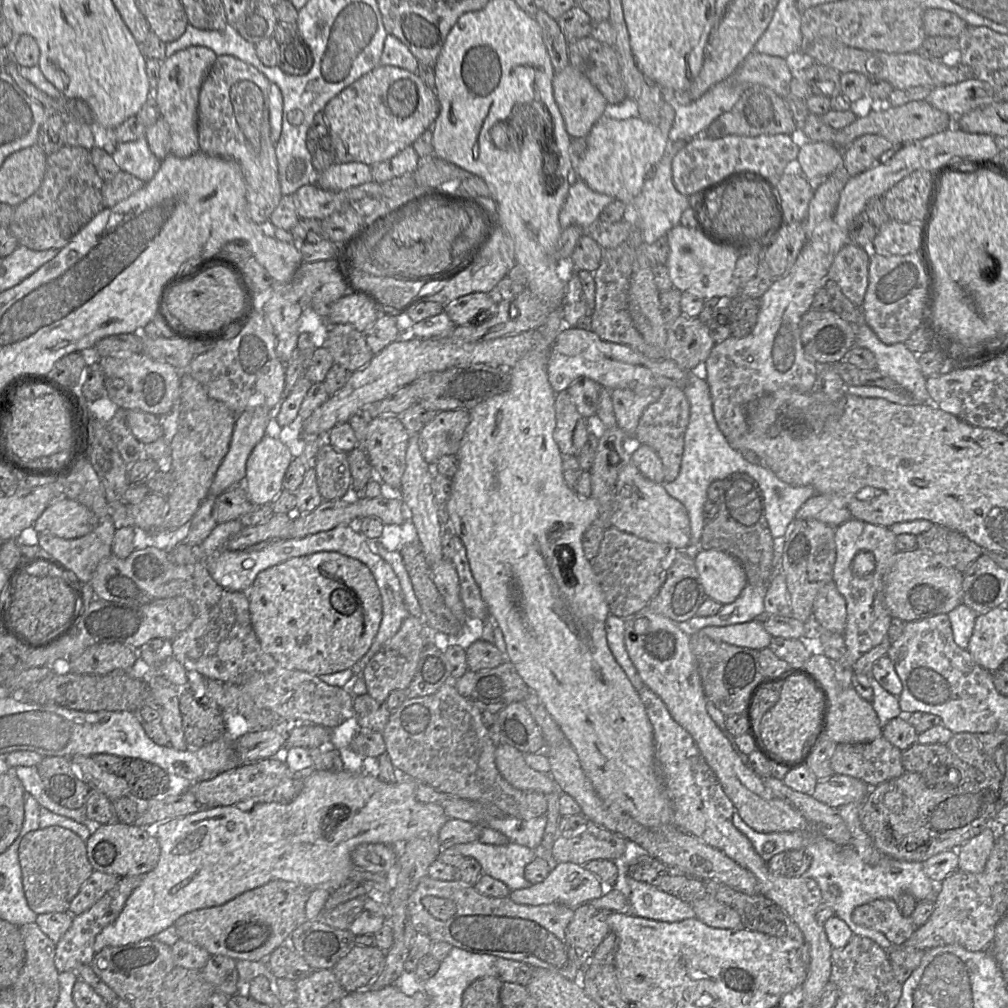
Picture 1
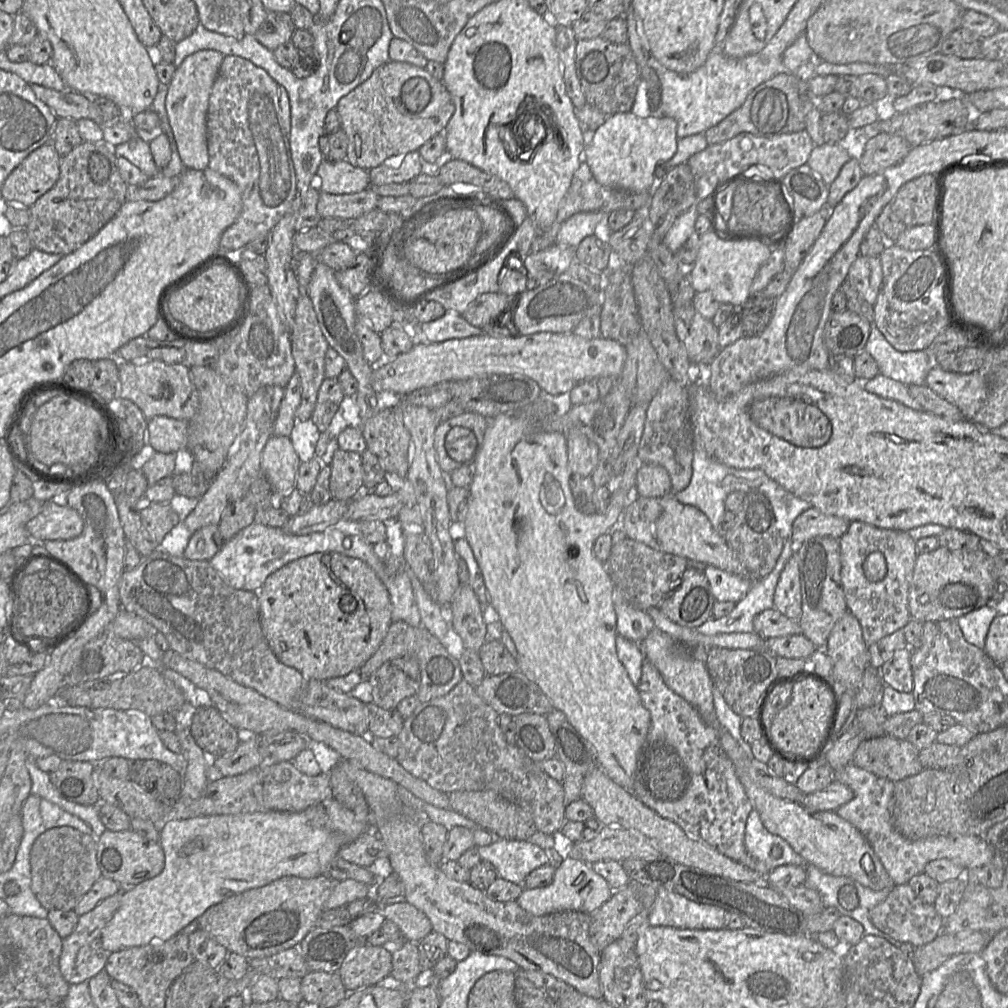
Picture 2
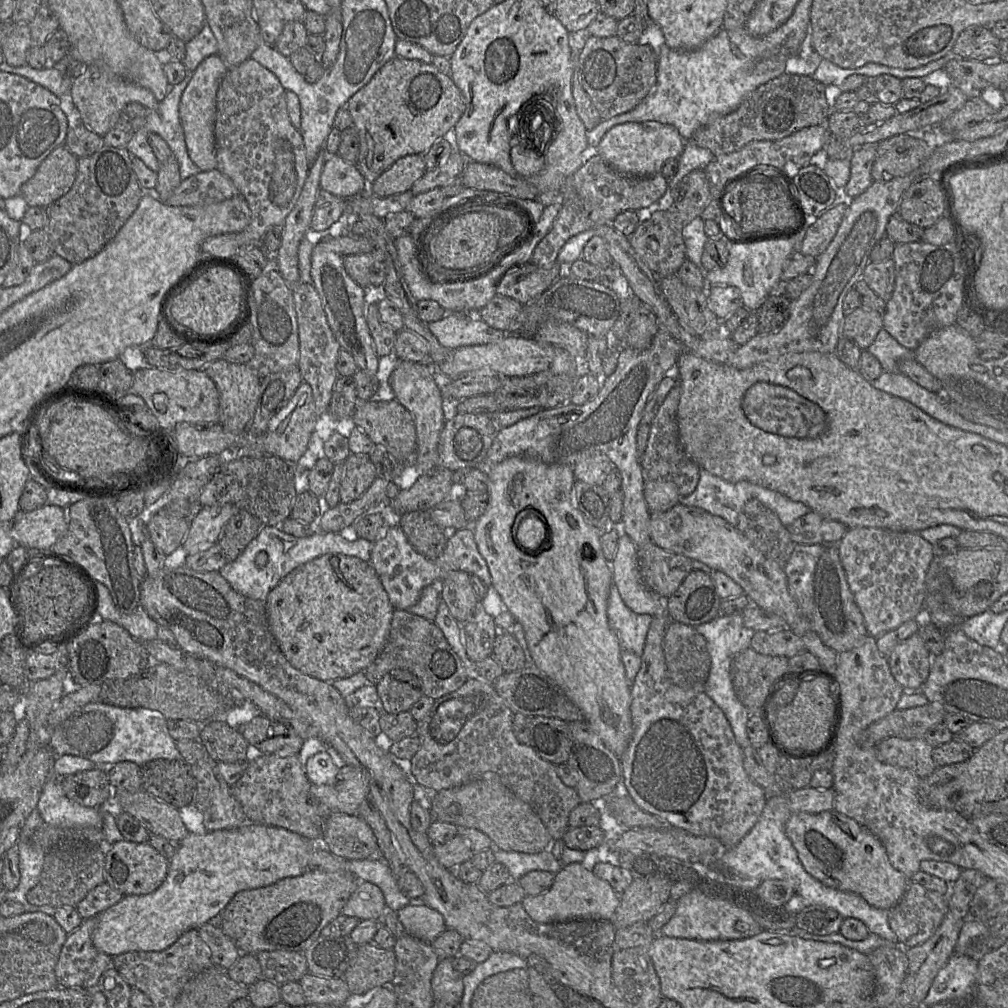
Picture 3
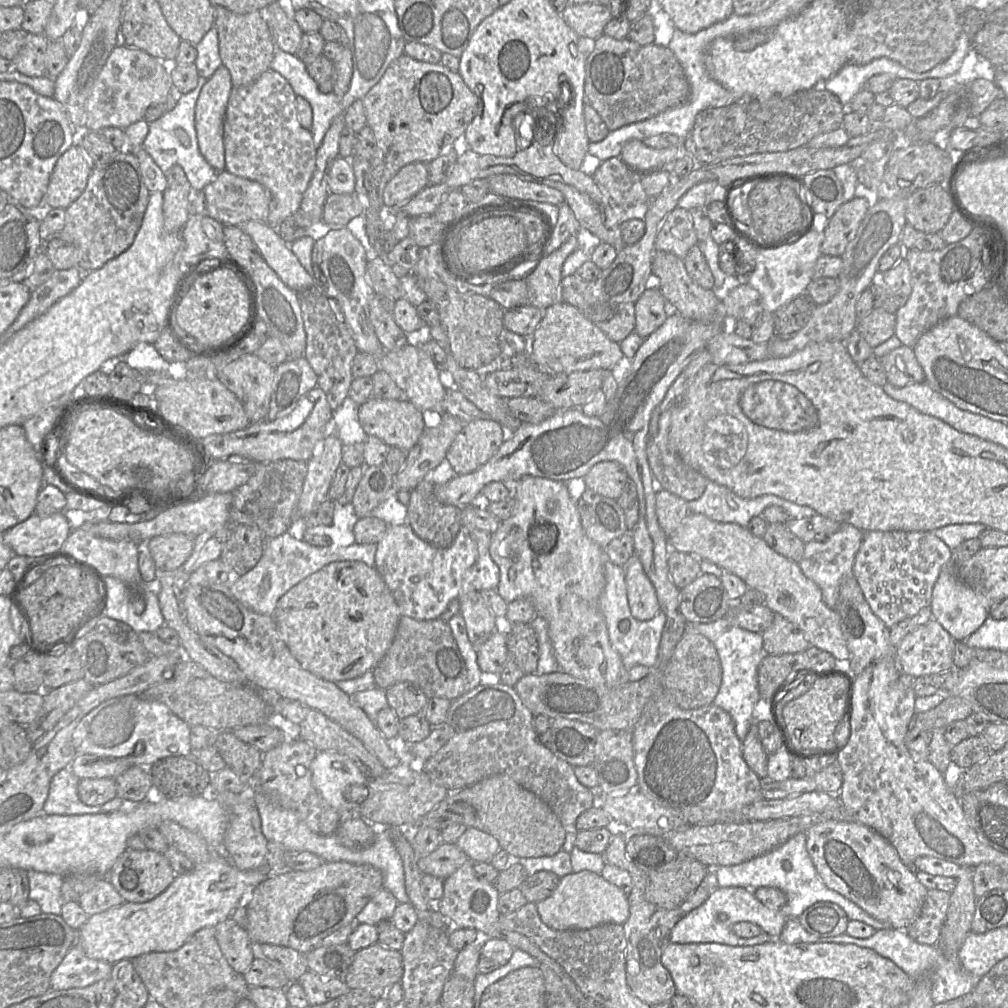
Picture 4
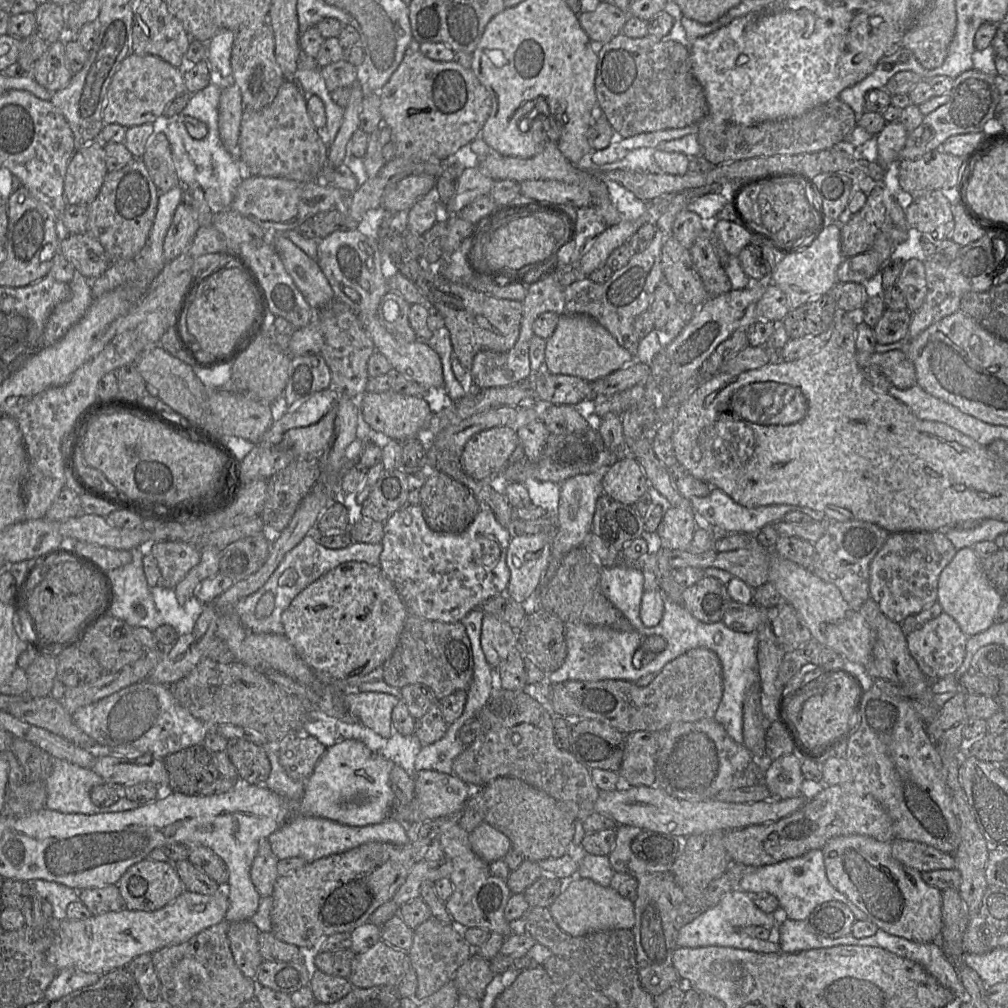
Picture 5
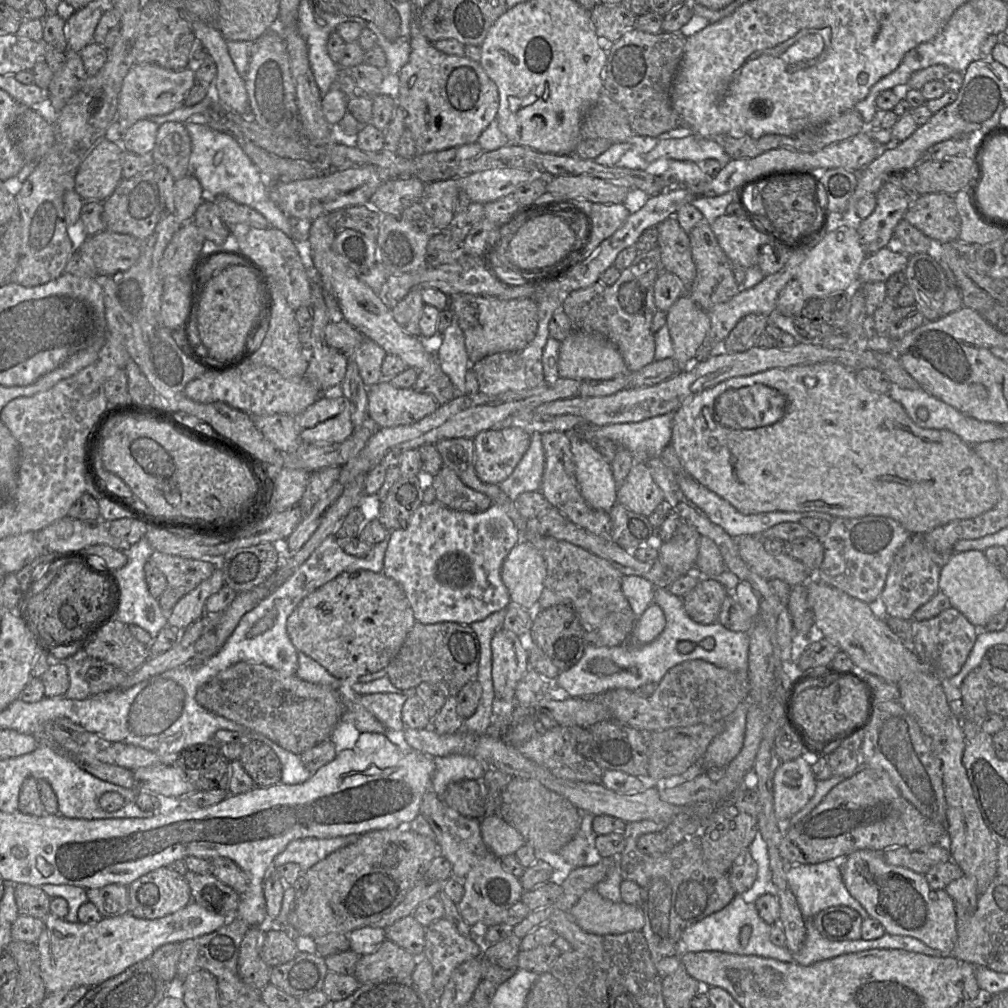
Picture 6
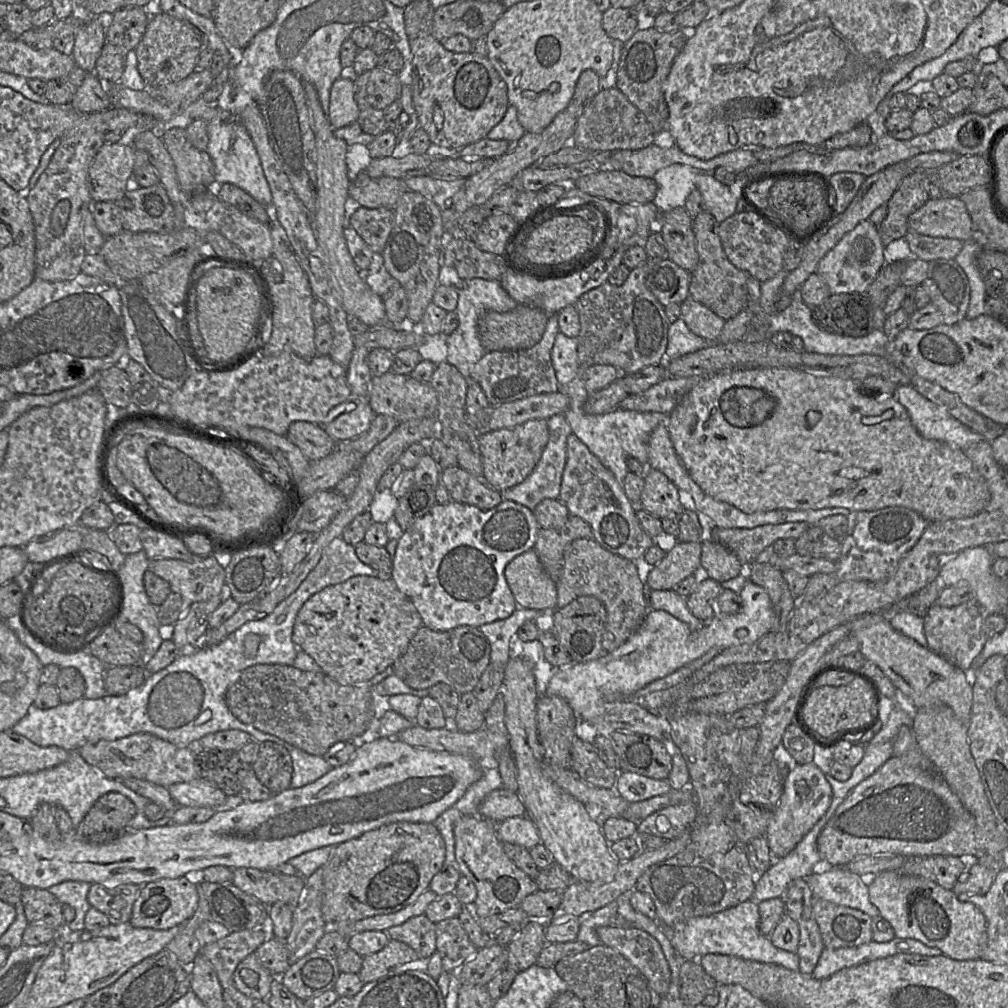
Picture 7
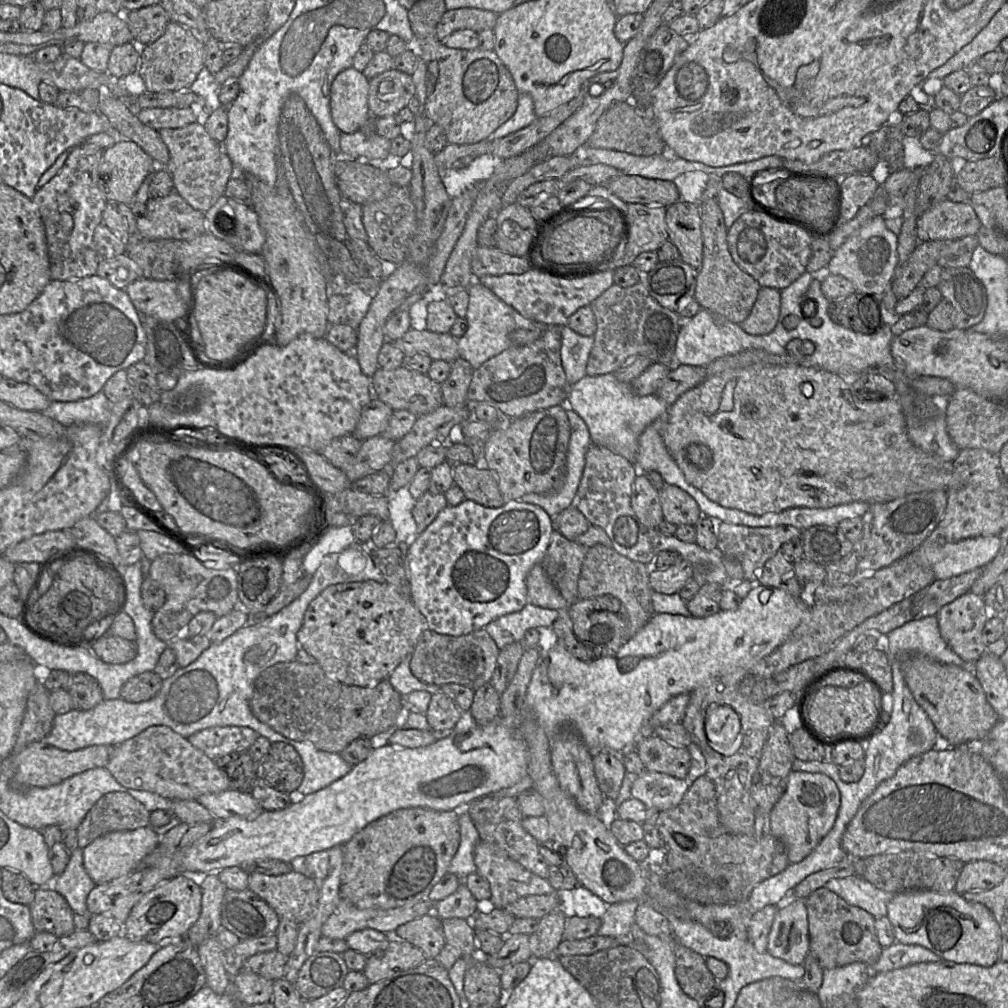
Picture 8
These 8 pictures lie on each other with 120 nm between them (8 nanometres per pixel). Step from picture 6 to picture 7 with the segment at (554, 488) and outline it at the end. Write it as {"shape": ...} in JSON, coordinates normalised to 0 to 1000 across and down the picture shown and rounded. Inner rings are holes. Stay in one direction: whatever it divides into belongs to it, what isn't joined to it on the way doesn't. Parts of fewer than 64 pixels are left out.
{"shape":[[[569,431],[564,432],[563,435],[562,460],[558,470],[554,496],[563,503],[565,510],[571,511],[583,519],[588,536],[608,550],[636,558],[640,547],[649,541],[649,535],[637,525],[630,508],[631,501],[623,496],[617,480]]]}

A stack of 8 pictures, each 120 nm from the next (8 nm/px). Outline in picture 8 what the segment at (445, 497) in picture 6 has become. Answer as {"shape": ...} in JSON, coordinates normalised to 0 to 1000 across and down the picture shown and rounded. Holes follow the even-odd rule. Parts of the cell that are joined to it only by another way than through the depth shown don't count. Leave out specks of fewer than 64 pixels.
{"shape":[[[478,460],[449,461],[449,475],[462,496],[485,504],[494,504],[501,499],[492,471]]]}

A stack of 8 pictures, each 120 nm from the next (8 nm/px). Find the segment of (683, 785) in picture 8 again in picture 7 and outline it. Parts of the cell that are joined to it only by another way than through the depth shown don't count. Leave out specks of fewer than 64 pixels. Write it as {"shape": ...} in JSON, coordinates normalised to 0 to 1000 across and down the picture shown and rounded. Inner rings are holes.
{"shape":[[[614,766],[611,786],[624,797],[642,794],[666,784],[661,773],[653,774],[629,766]]]}

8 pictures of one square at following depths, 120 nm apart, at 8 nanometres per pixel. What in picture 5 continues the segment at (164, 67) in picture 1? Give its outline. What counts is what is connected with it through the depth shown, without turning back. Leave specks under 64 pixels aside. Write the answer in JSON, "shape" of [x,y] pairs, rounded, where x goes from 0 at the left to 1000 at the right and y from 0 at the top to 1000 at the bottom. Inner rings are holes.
{"shape":[[[230,79],[219,88],[216,106],[216,129],[223,148],[237,158],[236,138],[243,107],[238,88]]]}

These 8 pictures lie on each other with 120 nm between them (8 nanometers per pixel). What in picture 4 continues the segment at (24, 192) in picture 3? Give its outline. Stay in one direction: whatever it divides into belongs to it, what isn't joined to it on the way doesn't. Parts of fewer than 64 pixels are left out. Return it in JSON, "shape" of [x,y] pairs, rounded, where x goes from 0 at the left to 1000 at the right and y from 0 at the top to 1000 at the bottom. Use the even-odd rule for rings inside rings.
{"shape":[[[77,142],[71,144],[56,161],[42,206],[69,204],[84,188],[92,165],[83,148]]]}

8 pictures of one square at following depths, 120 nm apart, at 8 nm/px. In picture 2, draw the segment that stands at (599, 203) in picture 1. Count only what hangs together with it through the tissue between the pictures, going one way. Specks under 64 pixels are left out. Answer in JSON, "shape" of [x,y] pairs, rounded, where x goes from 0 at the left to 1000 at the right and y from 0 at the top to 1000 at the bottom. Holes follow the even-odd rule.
{"shape":[[[574,210],[559,220],[552,235],[552,241],[572,246],[582,234],[589,233],[594,222],[596,227],[604,228],[602,210]]]}

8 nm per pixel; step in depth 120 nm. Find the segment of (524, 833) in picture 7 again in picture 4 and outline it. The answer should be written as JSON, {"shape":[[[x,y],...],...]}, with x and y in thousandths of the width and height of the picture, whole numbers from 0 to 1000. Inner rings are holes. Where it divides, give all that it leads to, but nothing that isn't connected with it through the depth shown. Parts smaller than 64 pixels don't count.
{"shape":[[[463,820],[453,832],[452,838],[469,855],[485,855],[496,842],[490,829],[471,820]]]}

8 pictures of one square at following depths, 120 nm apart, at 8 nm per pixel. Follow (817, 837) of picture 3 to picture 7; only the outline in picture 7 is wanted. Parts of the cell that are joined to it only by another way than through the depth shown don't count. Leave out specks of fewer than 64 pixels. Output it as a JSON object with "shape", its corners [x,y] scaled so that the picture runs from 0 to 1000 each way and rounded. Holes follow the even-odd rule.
{"shape":[[[892,864],[874,865],[862,873],[861,879],[864,896],[883,916],[888,930],[911,933],[946,952],[973,950],[980,934],[979,916],[966,897],[952,894],[944,883],[923,873],[896,868]]]}

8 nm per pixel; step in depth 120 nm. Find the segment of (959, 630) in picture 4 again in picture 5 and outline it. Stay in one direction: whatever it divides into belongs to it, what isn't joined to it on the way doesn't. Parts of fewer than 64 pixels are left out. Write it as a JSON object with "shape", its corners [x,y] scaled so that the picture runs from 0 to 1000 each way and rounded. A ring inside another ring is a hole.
{"shape":[[[965,545],[949,546],[944,556],[934,566],[930,580],[930,596],[936,607],[942,610],[959,631],[980,624],[985,618],[991,601],[997,594],[979,574]]]}

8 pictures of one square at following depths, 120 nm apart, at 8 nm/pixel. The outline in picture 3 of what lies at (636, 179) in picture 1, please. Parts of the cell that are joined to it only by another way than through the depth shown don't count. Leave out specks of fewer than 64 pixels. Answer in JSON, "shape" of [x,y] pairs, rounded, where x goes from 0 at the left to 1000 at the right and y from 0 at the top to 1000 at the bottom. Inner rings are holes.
{"shape":[[[650,120],[621,121],[607,126],[600,132],[592,145],[592,153],[617,174],[644,176],[655,172],[662,159],[672,158],[678,151],[679,145],[680,139],[667,124]]]}

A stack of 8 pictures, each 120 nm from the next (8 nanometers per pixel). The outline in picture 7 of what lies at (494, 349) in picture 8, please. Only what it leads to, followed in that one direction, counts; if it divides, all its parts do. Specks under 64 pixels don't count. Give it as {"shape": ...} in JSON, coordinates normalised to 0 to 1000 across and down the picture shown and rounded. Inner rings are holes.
{"shape":[[[470,276],[461,278],[454,287],[454,302],[451,311],[454,314],[454,324],[442,333],[443,353],[442,359],[452,364],[455,369],[467,378],[466,370],[470,362],[483,350],[476,340],[474,333],[474,316],[482,309],[495,311],[510,307],[514,301],[499,287],[495,278],[482,278]]]}

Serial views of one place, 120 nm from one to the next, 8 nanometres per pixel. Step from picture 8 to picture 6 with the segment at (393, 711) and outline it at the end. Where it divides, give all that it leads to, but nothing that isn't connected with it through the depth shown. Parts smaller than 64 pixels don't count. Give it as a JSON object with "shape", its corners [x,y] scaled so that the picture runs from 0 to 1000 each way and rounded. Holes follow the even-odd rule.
{"shape":[[[245,657],[231,659],[210,672],[196,684],[194,695],[202,703],[261,728],[295,749],[326,734],[341,707],[338,685]]]}

